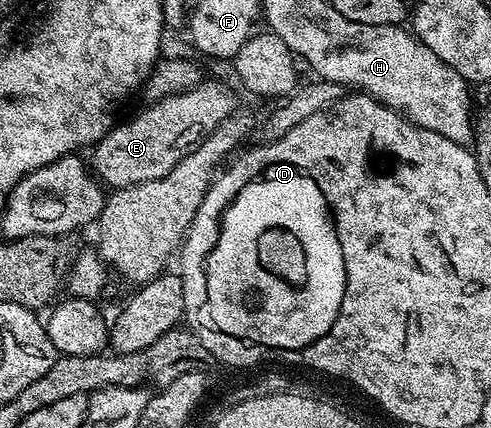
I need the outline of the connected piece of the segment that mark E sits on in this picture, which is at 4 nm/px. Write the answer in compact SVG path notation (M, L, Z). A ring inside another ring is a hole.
M200 81L187 91L154 100L128 123L120 122L112 127L111 132L95 144L90 166L111 189L137 185L141 181L157 181L236 111L235 95L225 84Z

